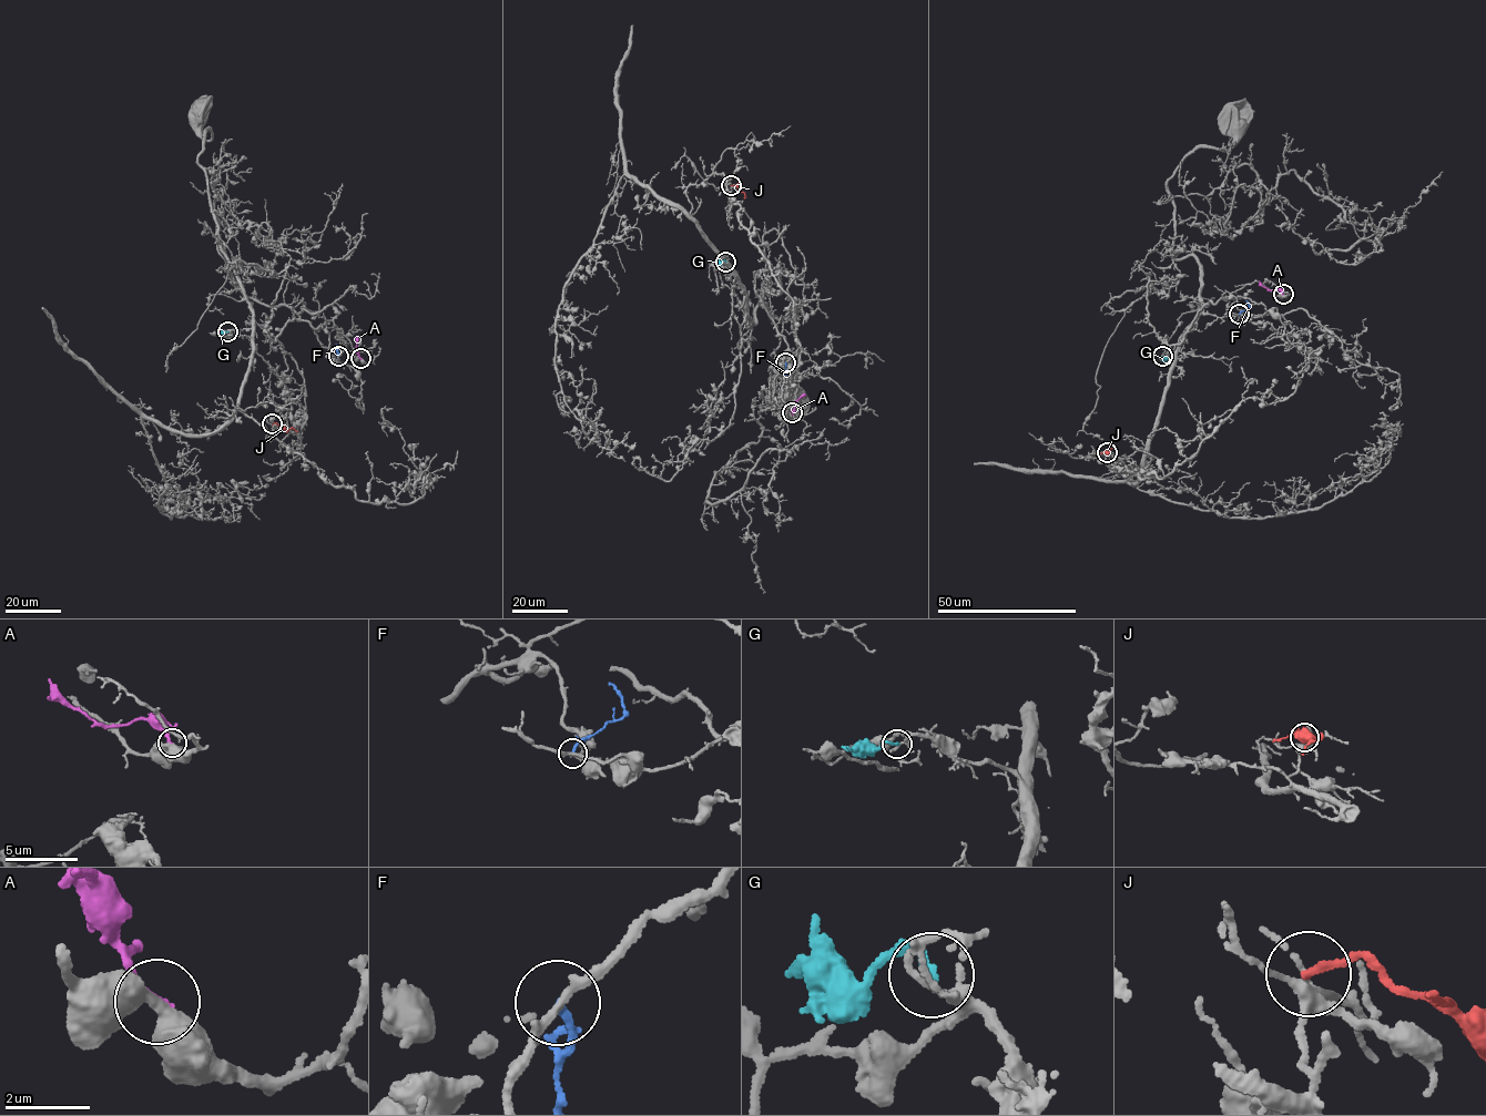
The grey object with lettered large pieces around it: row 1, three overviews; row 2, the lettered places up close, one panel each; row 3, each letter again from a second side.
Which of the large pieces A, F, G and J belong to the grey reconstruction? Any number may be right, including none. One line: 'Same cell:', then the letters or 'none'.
Same cell: none

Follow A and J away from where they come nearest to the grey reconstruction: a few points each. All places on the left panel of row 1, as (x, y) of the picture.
A: (360, 358), (355, 349), (357, 336)
J: (273, 423), (286, 430), (292, 428), (296, 432)

